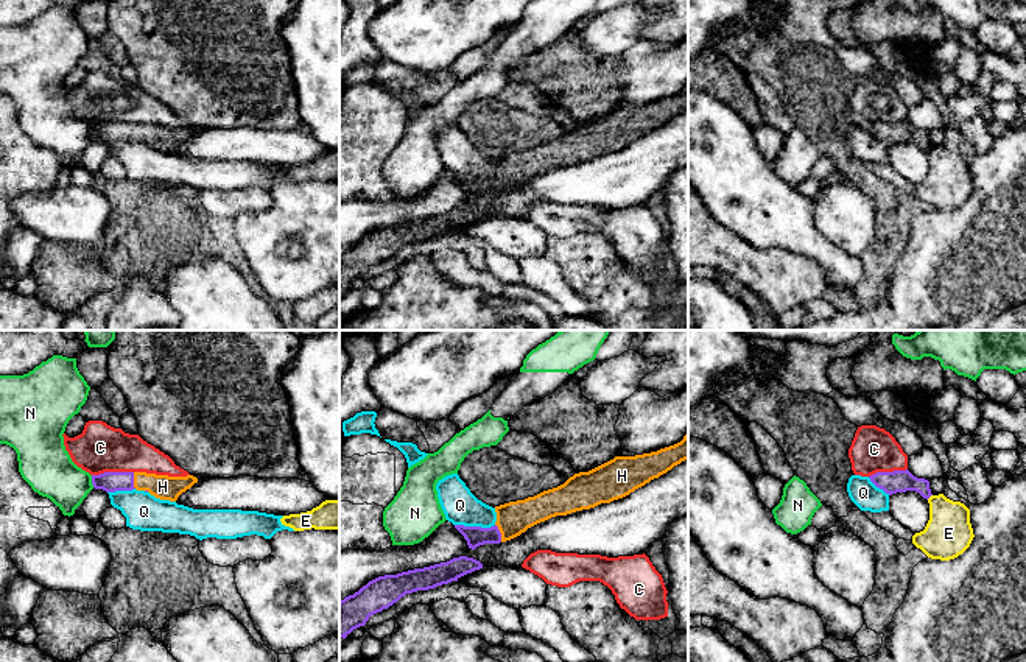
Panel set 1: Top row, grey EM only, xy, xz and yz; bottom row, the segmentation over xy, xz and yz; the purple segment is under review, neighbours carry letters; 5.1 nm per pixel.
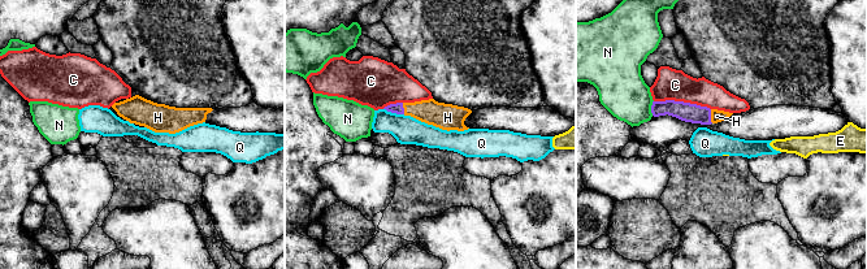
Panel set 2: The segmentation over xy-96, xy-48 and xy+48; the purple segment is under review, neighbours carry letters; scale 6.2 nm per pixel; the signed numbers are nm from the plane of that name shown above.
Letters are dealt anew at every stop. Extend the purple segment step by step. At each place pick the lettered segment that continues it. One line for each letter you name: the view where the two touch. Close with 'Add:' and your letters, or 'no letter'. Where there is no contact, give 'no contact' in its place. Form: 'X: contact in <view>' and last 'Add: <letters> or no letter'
H: contact in xz
Add: H

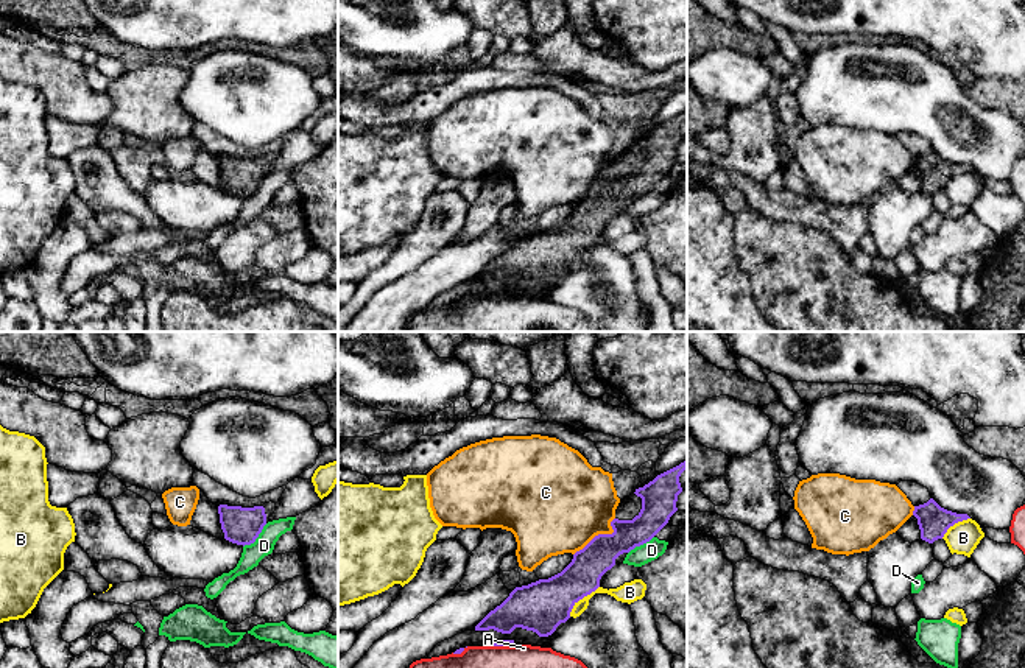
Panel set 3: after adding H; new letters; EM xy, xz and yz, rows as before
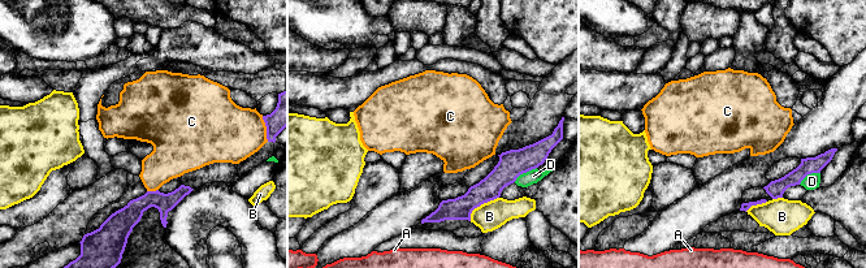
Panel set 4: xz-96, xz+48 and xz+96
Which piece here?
Add: no letter

